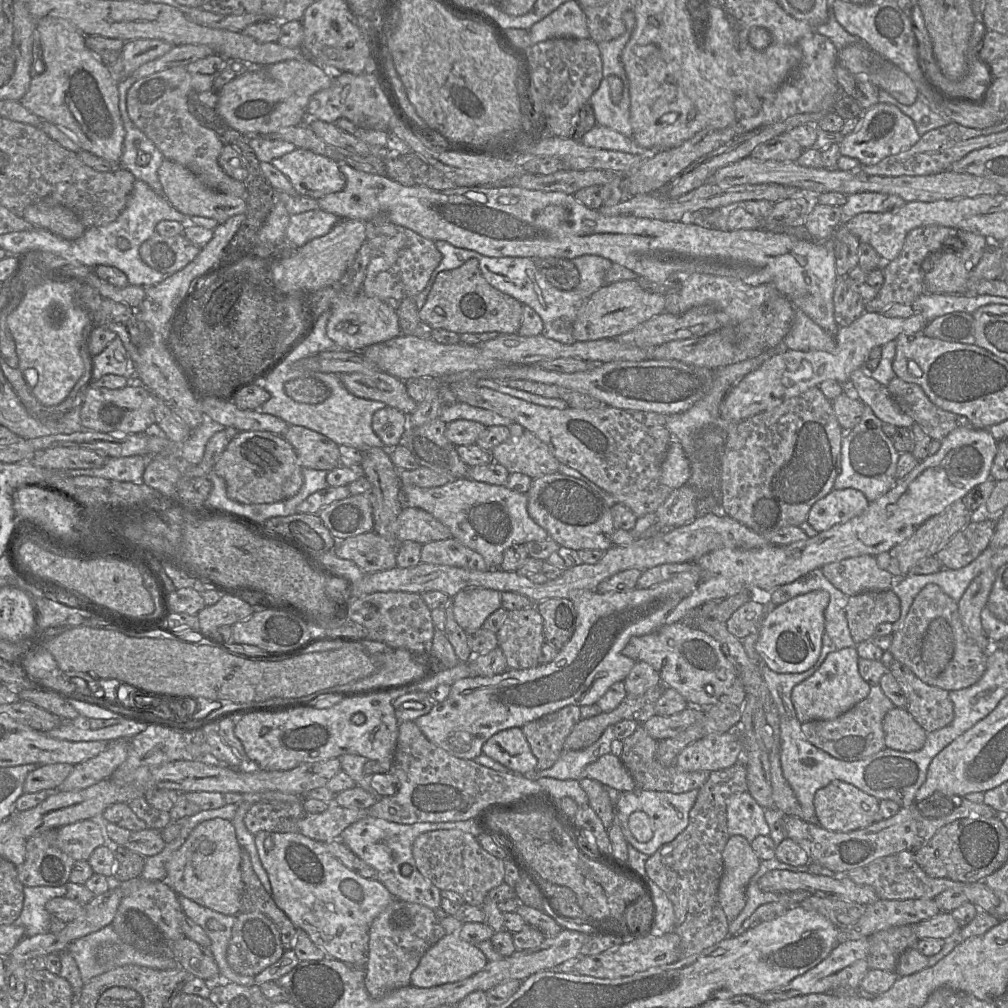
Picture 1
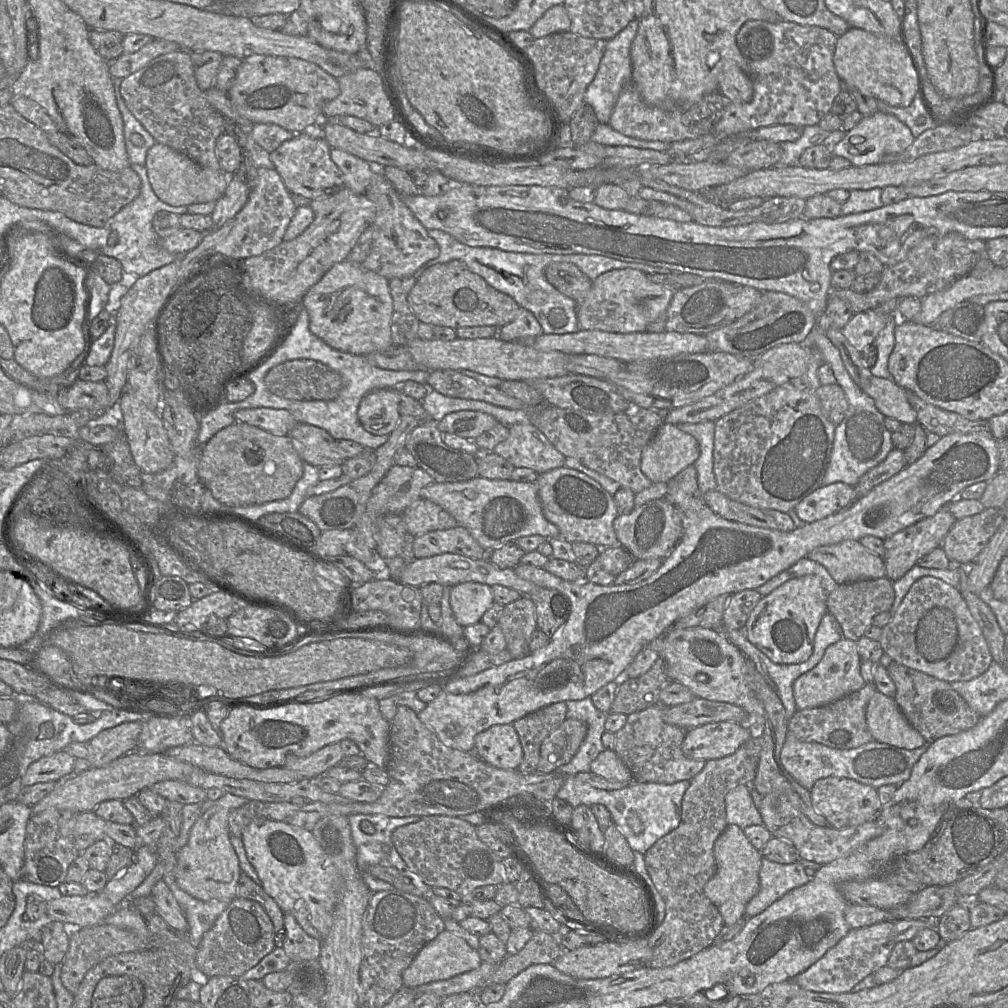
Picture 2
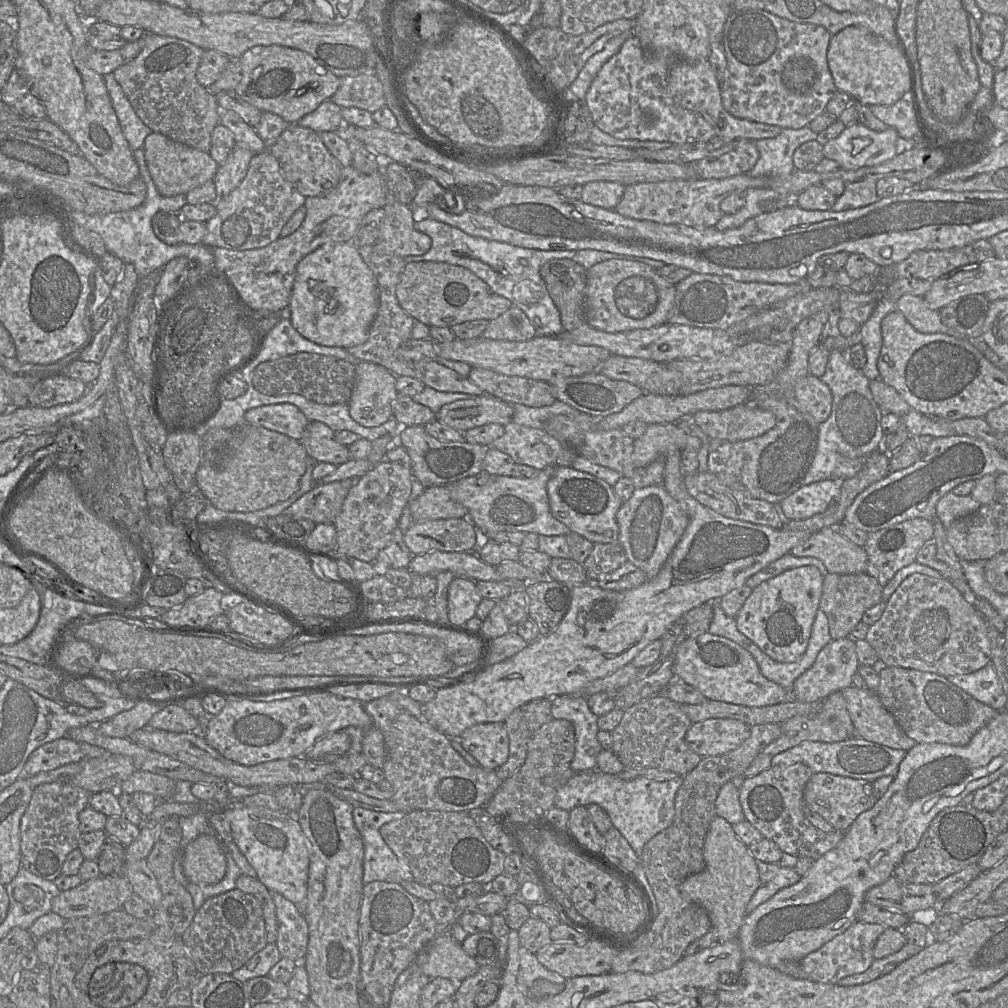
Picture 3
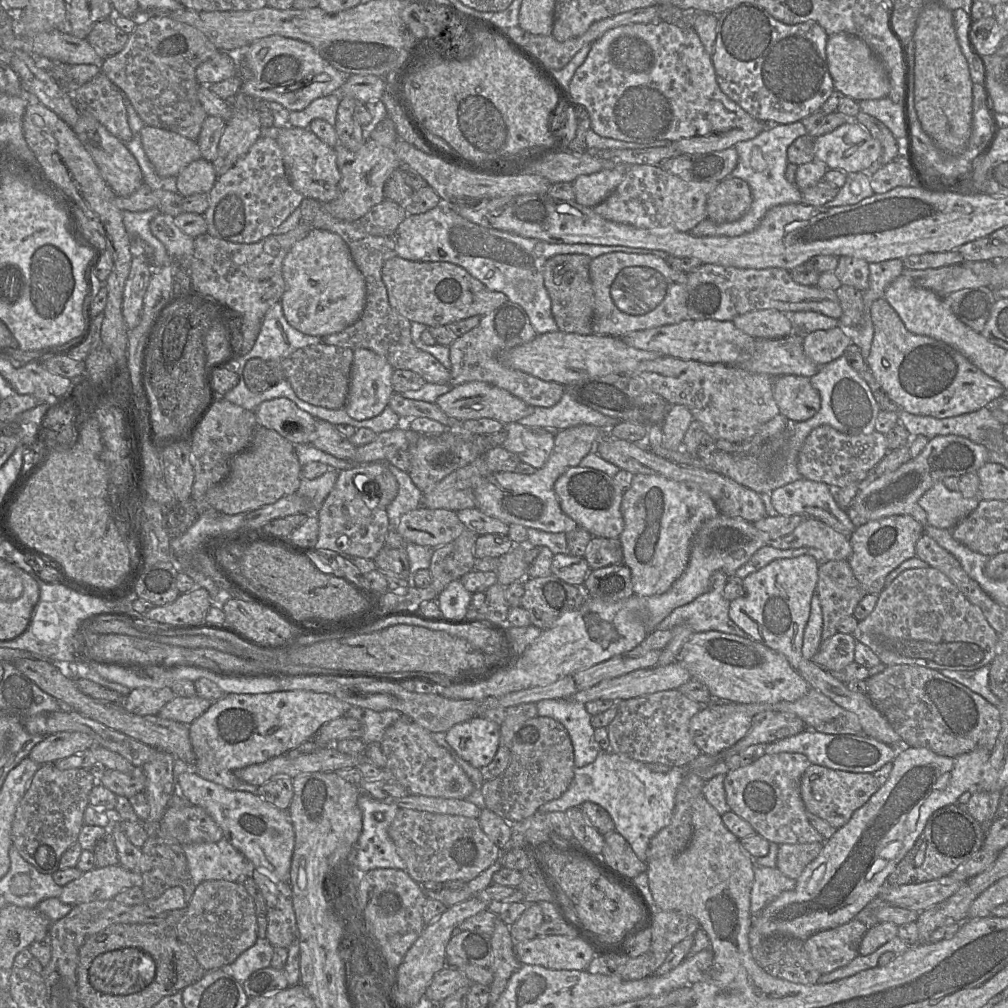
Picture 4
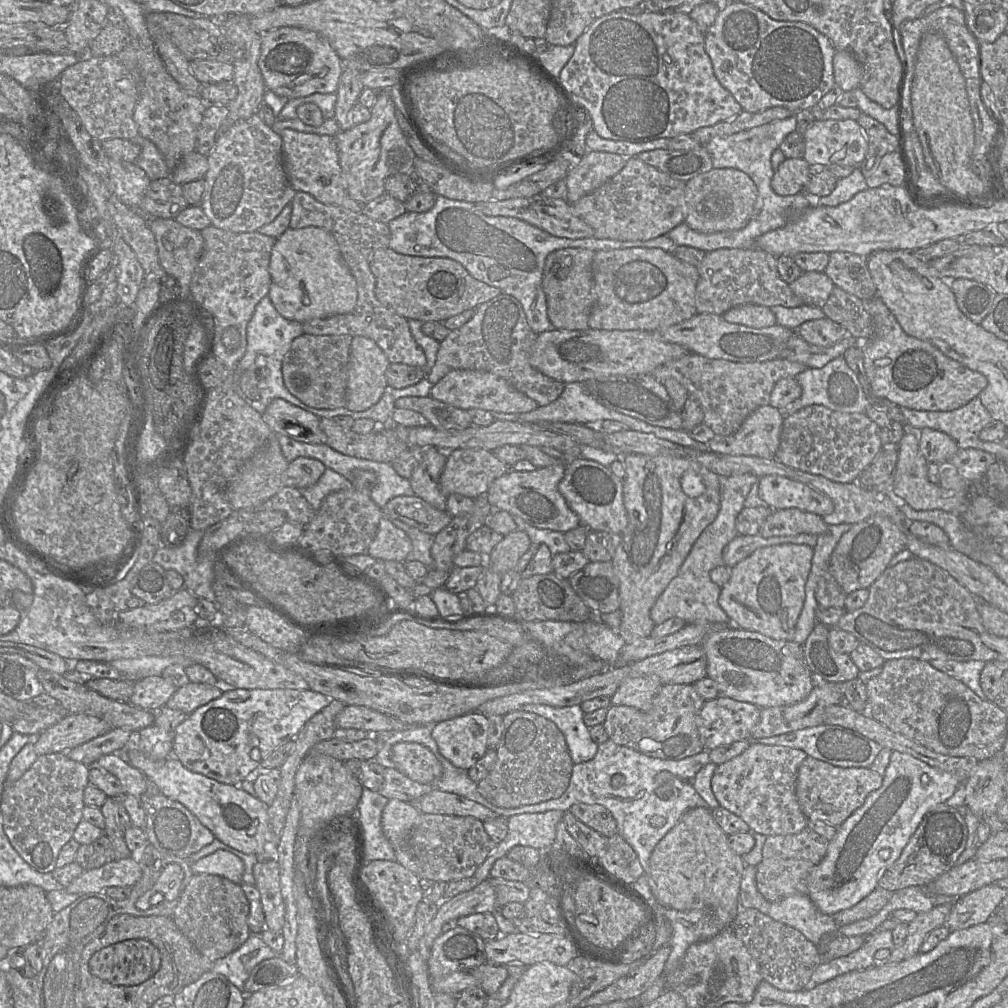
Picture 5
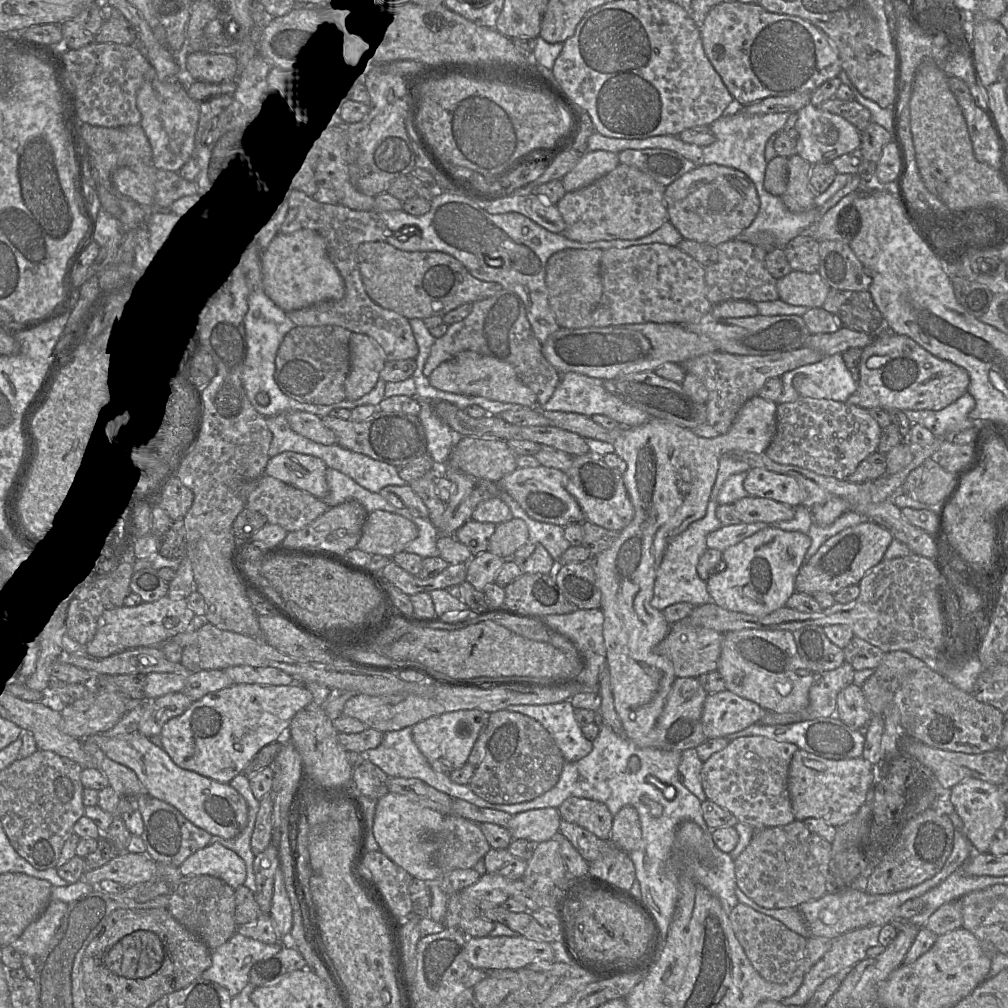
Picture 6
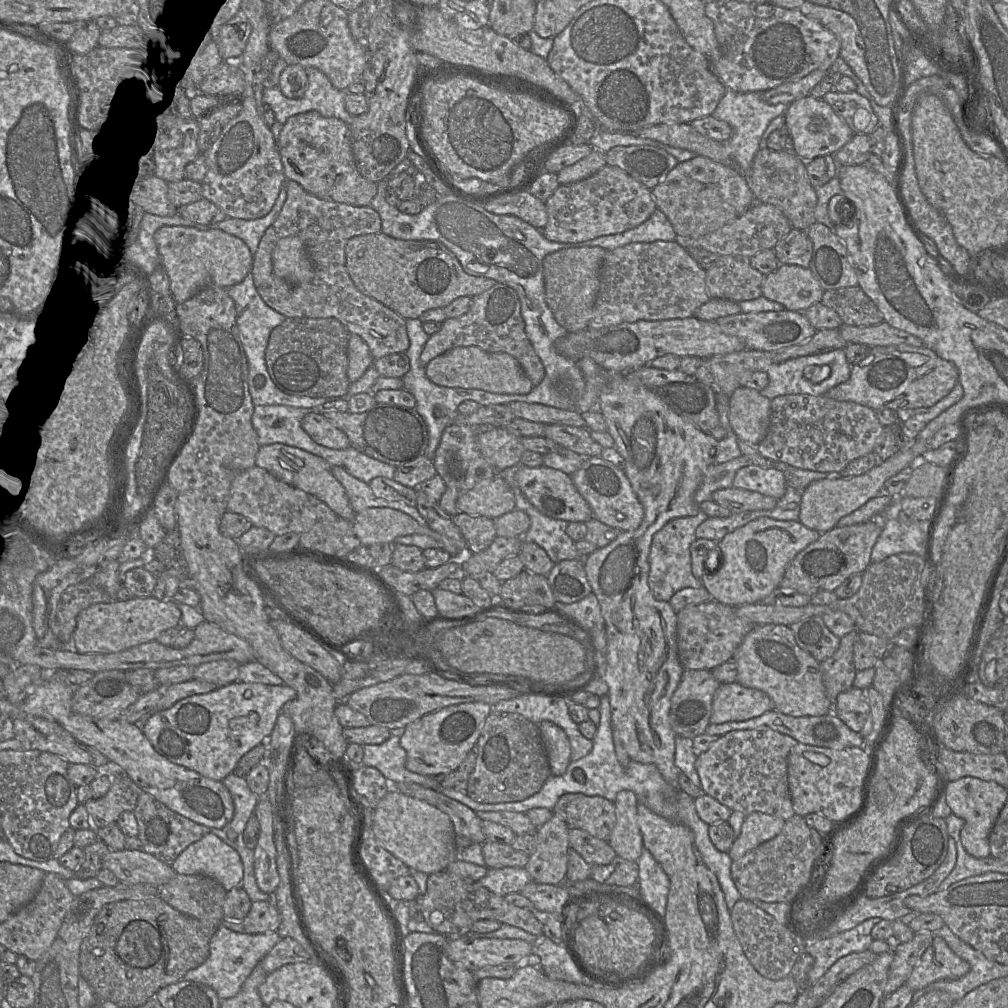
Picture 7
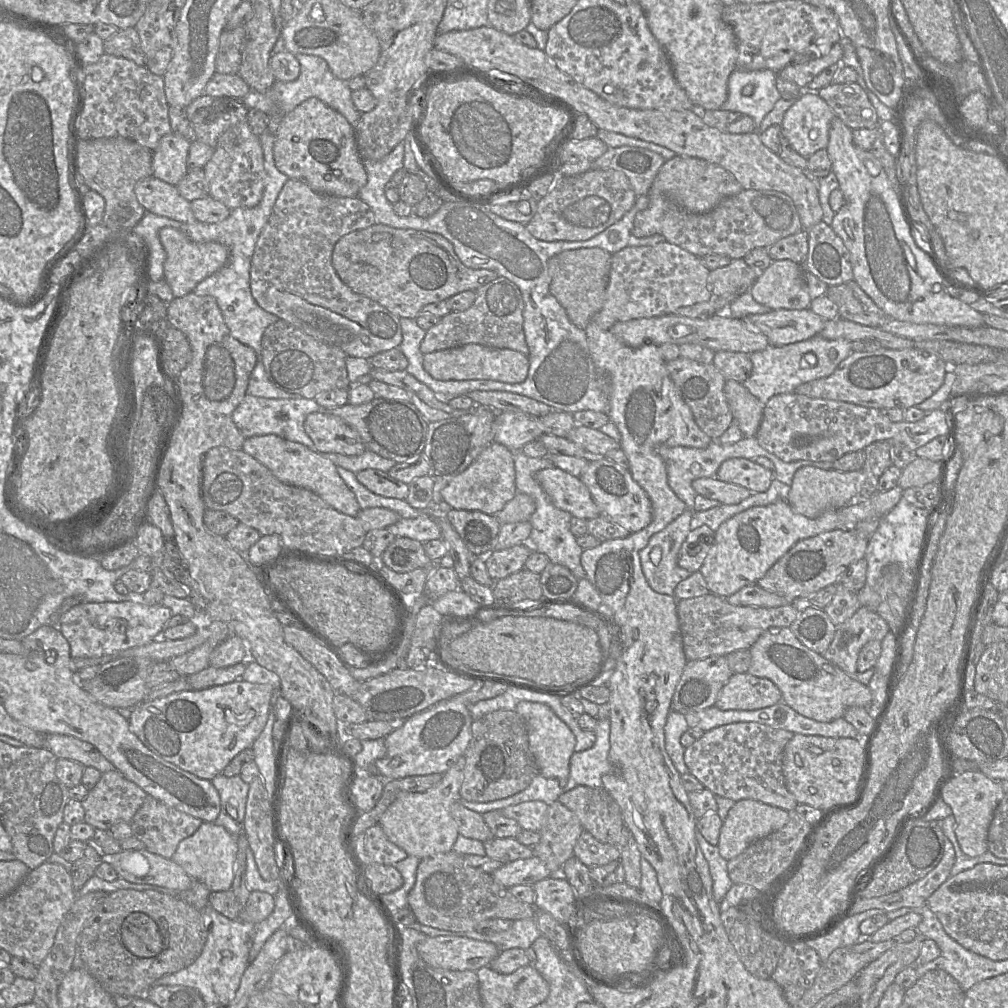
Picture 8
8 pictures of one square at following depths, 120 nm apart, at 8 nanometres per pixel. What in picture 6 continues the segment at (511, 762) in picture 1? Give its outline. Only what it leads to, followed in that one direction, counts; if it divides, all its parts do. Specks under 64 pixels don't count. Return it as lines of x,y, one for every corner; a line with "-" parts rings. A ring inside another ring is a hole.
479,709
457,710
433,716
412,727
413,740
435,771
449,774
467,763
480,732
485,730
489,716
490,713

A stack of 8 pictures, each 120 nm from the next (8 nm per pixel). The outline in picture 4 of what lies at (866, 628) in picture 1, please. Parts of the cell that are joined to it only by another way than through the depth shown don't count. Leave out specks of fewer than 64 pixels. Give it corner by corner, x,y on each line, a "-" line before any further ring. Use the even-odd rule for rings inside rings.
822,560
818,566
817,594
822,609
822,638
827,640
838,632
839,621
853,612
859,601
867,594
855,577
851,566
846,560

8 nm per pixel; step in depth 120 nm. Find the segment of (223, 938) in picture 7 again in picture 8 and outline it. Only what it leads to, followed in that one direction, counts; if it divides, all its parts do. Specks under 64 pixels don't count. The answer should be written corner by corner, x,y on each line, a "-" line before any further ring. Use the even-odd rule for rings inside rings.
207,905
200,910
207,928
207,940
197,960
185,969
156,980
153,986
187,986
196,989
205,1005
232,1000
241,978
249,965
249,954
254,936
254,924
240,919
230,920

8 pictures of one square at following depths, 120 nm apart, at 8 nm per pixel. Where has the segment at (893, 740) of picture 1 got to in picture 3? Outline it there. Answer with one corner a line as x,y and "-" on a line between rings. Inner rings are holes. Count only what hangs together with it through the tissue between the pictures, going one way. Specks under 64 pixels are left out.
850,686
841,692
846,700
857,736
893,749
906,751
917,744
898,725
875,691

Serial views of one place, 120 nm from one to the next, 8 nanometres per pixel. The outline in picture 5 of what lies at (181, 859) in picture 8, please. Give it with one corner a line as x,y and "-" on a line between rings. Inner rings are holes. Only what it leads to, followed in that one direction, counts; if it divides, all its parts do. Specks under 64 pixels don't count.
217,850
191,865
194,874
214,874
241,884
244,862
226,850

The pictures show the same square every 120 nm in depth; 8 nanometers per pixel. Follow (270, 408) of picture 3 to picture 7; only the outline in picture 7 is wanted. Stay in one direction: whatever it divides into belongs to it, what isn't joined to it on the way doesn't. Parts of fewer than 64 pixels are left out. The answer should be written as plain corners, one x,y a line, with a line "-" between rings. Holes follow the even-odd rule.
309,413
303,417
301,425
311,439
319,445
331,449
345,449
350,446
346,434
323,414

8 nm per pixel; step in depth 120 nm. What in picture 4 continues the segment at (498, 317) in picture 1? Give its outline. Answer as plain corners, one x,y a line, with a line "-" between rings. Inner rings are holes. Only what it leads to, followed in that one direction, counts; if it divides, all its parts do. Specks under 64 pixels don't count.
395,256
384,263
381,275
390,306
409,321
427,327
486,315
508,300
502,292
489,290
464,268
450,262
410,261

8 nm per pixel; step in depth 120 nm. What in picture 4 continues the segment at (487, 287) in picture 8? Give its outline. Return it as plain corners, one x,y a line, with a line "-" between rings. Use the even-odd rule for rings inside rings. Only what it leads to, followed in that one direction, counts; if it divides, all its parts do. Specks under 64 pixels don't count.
507,300
492,312
483,315
480,323
458,336
449,346
451,361
449,384
455,386
470,381
481,381
510,392
533,407
551,407
557,404
564,386
553,381
544,381
523,371
511,368
501,361
501,354
511,348
533,340
536,332
525,310

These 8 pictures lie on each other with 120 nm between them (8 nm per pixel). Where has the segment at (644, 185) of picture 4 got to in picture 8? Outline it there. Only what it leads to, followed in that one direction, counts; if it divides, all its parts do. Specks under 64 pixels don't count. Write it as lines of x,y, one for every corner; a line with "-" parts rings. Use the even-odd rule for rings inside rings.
590,169
574,176
557,176
547,195
537,202
535,216
525,225
537,239
584,241
619,221
635,204
635,194
628,178
614,169

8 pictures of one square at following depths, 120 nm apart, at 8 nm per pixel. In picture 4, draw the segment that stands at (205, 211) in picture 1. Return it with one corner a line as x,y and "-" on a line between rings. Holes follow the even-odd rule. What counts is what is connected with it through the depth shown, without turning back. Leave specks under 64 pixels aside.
145,125
141,129
139,136
146,156
160,177
176,177
191,162
202,157
197,141
184,137
176,132

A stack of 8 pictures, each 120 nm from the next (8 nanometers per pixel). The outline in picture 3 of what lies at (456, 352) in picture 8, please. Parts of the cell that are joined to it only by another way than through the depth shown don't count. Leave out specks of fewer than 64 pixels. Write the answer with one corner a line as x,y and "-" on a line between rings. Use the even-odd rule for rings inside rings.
491,394
457,400
443,405
437,419
461,432
490,423
506,425
512,422
513,405

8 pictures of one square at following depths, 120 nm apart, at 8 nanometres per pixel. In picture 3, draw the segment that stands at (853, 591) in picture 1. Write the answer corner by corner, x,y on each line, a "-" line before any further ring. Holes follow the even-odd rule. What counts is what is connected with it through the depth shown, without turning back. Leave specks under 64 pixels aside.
824,527
813,532
804,543
792,548
790,554
798,557
815,557
821,560
831,573
866,573
867,570
868,556
864,548
844,537
836,527

